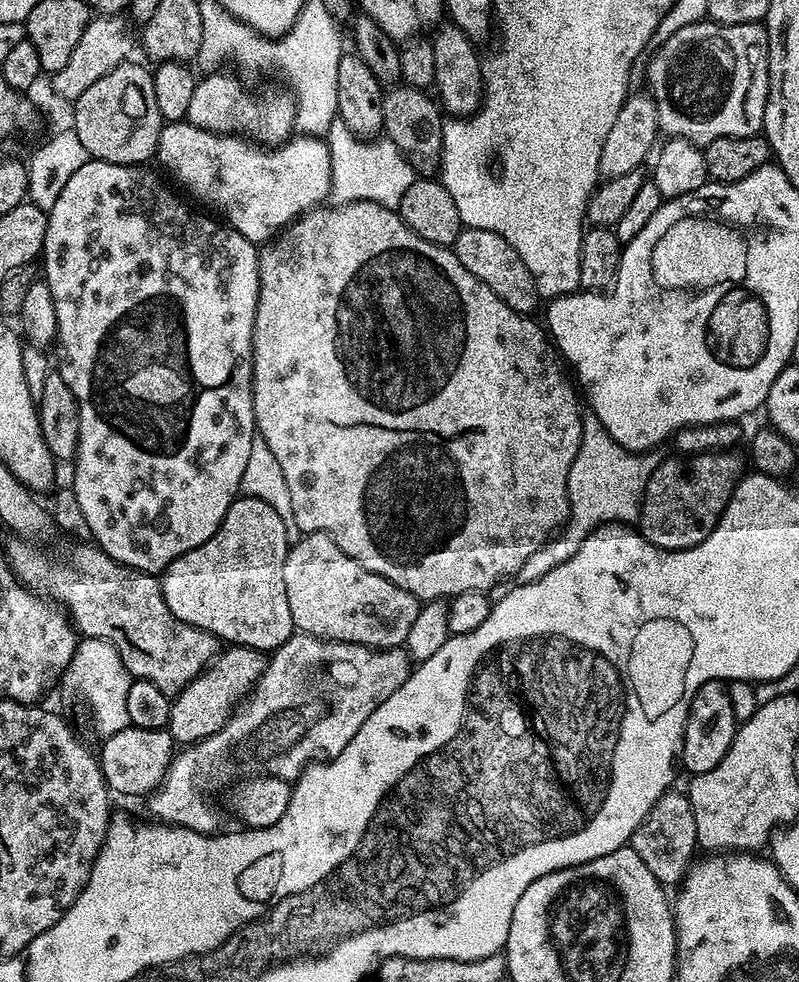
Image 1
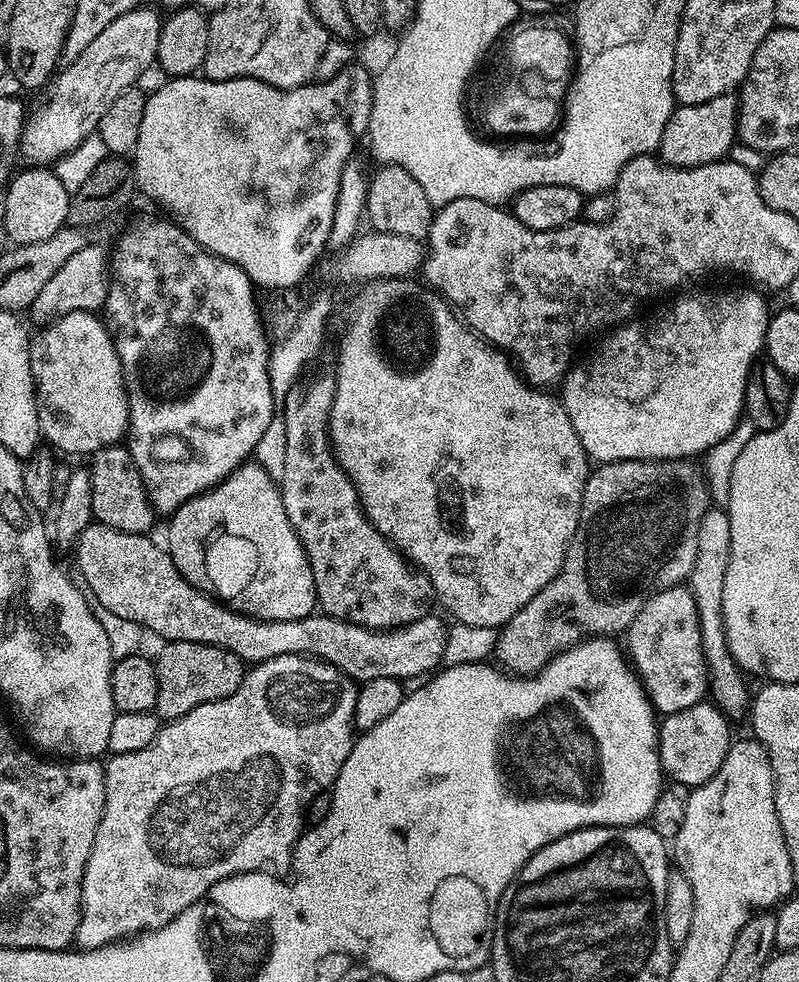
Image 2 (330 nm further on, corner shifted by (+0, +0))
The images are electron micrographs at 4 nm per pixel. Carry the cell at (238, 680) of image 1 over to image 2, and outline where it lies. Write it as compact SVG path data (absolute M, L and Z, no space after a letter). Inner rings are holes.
M170 640L163 647L160 657L155 657L154 660L158 674L158 702L154 711L161 721L177 720L190 714L194 706L226 698L234 694L234 690L238 690L244 681L244 661L218 646Z

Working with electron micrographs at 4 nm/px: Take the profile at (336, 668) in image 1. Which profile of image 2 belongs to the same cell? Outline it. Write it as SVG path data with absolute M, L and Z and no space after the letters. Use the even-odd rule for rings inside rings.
M282 654L278 658L270 658L266 662L249 667L244 673L244 681L240 683L238 690L234 690L234 694L221 700L206 702L202 706L194 706L190 714L167 721L154 738L154 742L146 746L146 750L134 750L134 754L112 756L104 769L106 802L102 810L102 822L98 826L98 834L94 834L94 846L90 850L90 858L86 862L82 878L82 906L75 947L80 950L101 948L141 932L150 932L153 928L166 926L175 920L178 914L182 914L182 910L204 899L215 884L231 876L247 872L269 872L270 875L279 877L284 874L280 872L287 873L292 867L292 851L300 840L300 833L306 828L308 803L319 792L331 789L352 749L357 691L357 681L324 660L318 660L315 656Z

